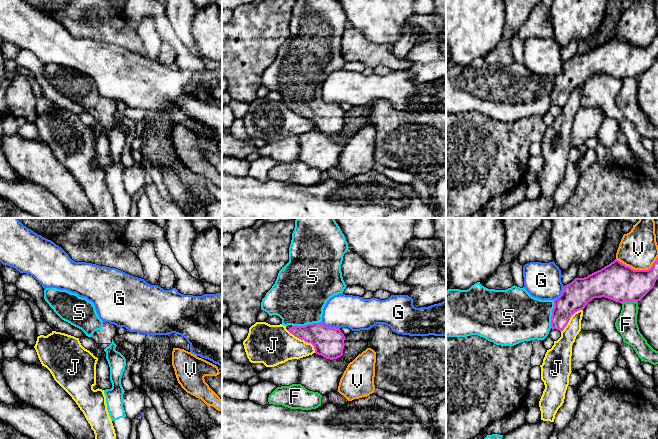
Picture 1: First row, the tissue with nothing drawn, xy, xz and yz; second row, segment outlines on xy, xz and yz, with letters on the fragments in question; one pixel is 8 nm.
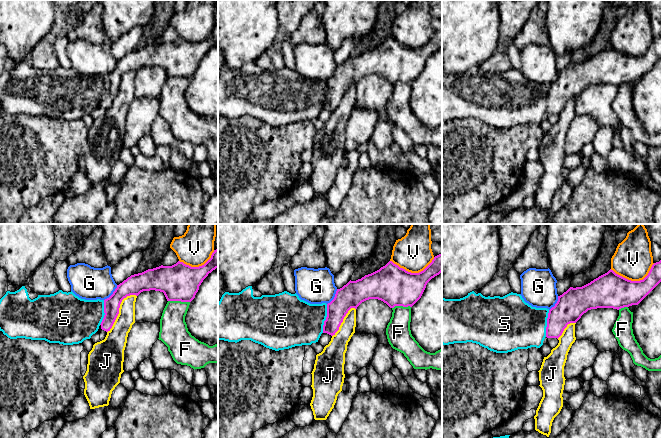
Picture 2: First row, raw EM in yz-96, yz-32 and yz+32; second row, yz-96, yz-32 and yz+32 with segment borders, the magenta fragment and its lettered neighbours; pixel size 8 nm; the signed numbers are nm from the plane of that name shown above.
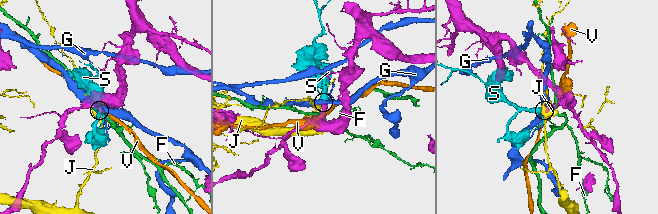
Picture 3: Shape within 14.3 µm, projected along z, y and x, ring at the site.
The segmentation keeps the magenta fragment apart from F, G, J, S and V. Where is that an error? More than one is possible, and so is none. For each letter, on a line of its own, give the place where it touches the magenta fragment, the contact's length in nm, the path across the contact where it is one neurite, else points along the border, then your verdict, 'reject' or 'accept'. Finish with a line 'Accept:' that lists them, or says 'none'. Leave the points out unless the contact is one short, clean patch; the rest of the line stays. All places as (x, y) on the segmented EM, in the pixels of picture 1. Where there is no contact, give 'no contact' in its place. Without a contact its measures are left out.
F: meets magenta in yz at (629, 300); contact 140 nm long; reject
G: meets magenta in xz at (330, 327); contact 160 nm long; reject
J: meets magenta in xz at (303, 339); contact 300 nm long; reject
S: meets magenta in xz at (307, 324); contact 240 nm long; runs through xz (328, 342), (307, 324), (299, 303), (299, 294); accept
V: meets magenta in yz at (638, 270); contact 340 nm long; reject
Accept: S

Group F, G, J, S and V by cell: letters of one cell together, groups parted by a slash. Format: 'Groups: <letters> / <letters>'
Groups: F / G / J / S / V

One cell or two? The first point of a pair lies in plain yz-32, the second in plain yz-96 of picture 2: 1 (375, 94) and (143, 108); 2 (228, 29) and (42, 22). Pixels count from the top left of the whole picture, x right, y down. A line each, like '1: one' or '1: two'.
1: two
2: one

